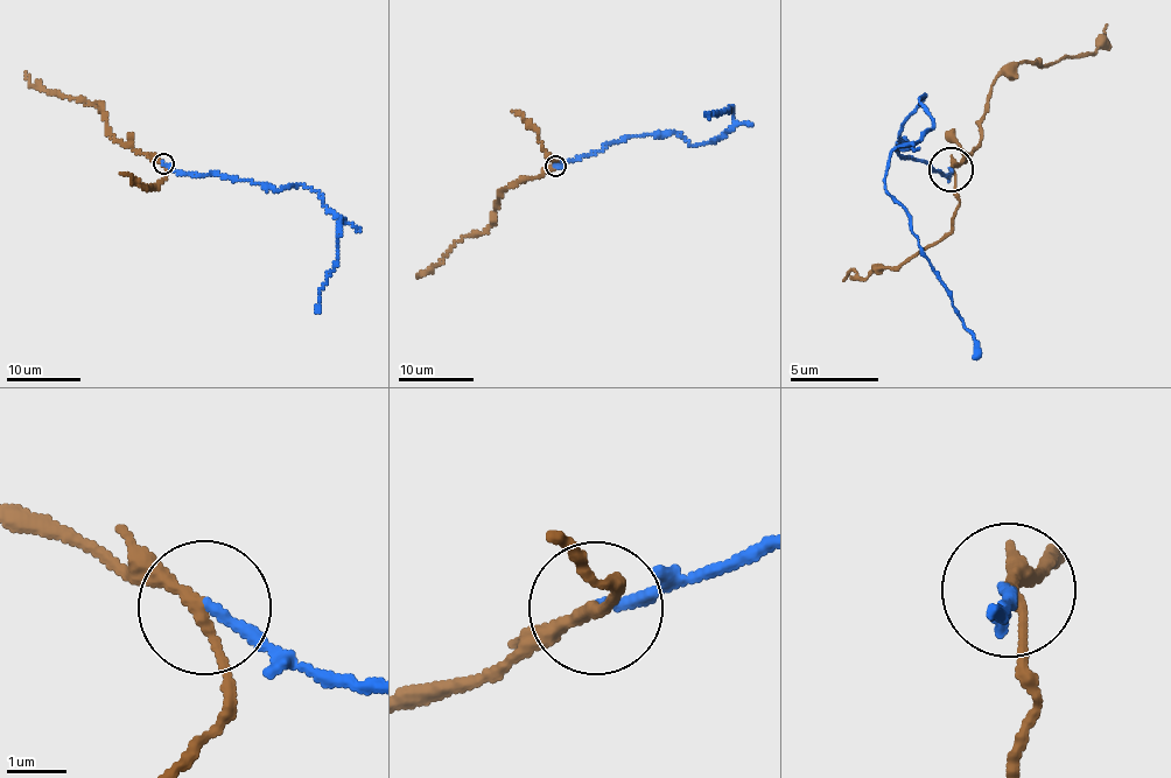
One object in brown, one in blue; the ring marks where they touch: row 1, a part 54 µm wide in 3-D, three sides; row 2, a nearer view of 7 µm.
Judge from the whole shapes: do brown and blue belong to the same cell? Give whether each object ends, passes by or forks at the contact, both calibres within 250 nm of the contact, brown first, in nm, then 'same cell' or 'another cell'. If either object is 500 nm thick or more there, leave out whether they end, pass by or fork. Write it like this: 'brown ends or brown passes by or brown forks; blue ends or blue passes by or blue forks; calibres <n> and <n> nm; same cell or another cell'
brown passes by; blue ends; calibres 180 and 170 nm; another cell

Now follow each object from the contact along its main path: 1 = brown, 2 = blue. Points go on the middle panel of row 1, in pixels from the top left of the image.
1: (555, 166), (502, 191), (489, 226), (457, 240), (439, 264), (416, 278)
2: (555, 166), (633, 134), (674, 132), (695, 145), (715, 140), (734, 118), (731, 106), (729, 111), (706, 113)

